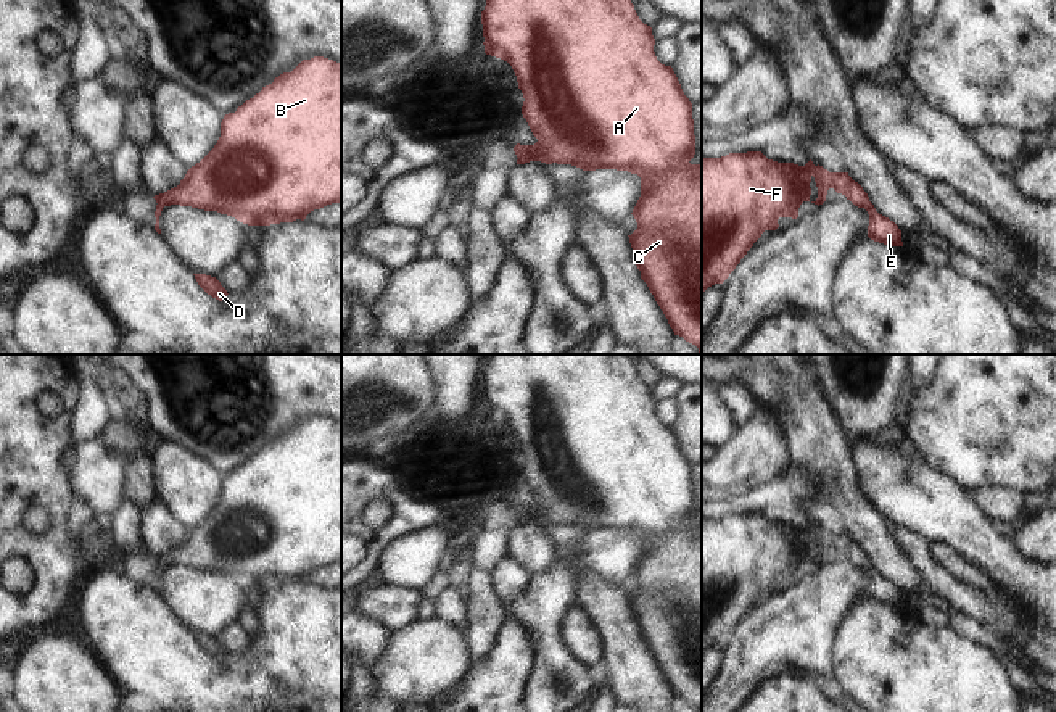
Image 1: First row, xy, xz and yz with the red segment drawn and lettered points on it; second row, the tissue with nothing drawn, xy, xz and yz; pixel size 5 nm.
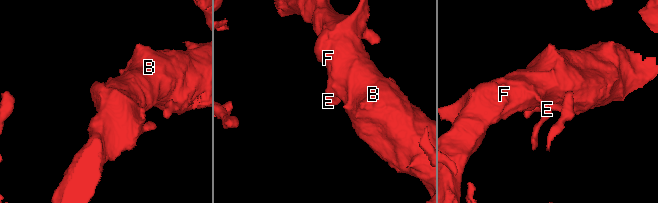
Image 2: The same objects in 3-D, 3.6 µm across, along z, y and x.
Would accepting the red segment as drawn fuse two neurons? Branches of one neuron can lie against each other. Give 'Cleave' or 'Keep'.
Keep

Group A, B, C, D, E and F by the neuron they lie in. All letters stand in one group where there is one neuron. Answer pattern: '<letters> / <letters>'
A B C D E F

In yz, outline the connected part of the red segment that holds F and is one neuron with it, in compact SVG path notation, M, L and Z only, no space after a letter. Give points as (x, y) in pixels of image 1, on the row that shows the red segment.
M761 151L702 158L702 293L715 284L723 284L761 234L779 227L779 217L797 219L803 201L823 205L829 188L868 211L871 240L903 246L898 226L876 211L868 193L848 172L829 172L811 159L805 166L778 163Z

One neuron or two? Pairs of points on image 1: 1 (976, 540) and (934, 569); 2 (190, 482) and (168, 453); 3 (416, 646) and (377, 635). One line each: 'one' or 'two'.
1: two
2: one
3: two

